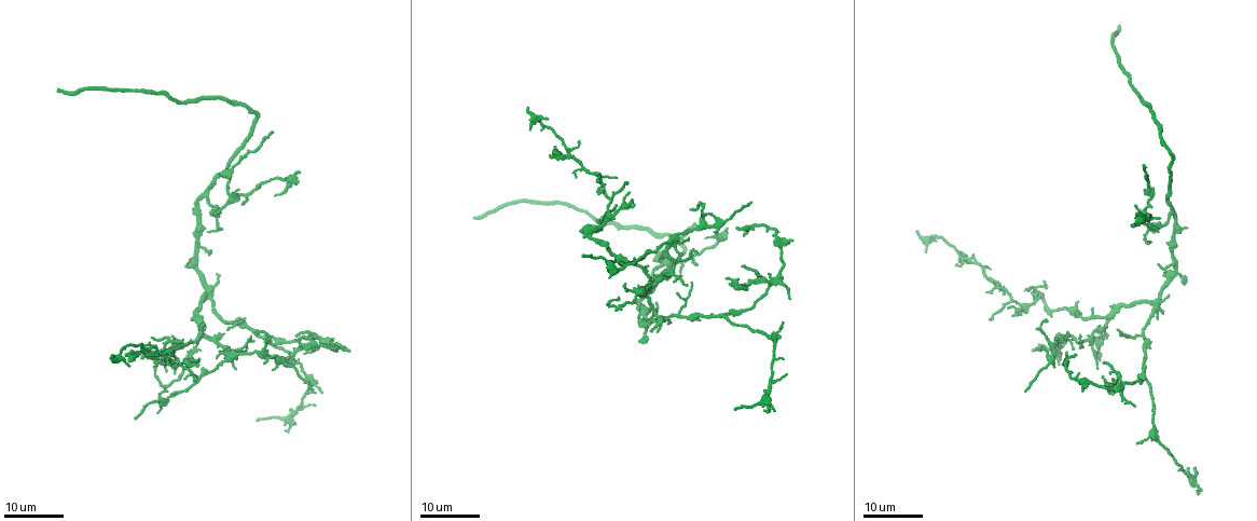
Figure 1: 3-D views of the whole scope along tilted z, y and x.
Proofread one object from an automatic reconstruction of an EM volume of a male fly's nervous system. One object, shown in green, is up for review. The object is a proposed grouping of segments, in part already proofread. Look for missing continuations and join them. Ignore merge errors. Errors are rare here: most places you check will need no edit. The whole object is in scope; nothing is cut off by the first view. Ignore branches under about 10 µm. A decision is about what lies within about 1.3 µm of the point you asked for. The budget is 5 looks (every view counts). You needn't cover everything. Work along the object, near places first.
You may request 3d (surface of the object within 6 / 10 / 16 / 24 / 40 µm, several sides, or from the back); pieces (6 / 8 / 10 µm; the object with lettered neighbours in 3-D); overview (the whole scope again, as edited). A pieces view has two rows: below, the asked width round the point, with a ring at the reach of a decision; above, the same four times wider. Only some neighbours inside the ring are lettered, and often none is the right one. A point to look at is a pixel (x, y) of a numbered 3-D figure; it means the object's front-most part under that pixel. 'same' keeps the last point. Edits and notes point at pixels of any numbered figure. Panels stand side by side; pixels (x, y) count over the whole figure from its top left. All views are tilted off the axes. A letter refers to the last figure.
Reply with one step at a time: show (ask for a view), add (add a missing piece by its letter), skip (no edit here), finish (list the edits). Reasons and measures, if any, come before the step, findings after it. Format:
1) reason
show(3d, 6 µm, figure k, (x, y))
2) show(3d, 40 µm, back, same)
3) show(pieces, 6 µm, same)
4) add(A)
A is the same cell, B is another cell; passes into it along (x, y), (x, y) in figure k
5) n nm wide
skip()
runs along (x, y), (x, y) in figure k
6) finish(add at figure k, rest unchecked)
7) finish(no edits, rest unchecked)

show(3d, 24 µm, figure 1, (656, 330))

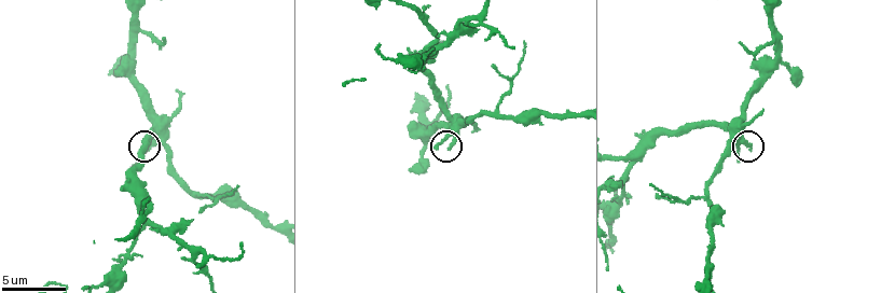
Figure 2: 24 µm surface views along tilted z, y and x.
what lies round it
show(pieces, 8 µm, figure 2, (751, 148))

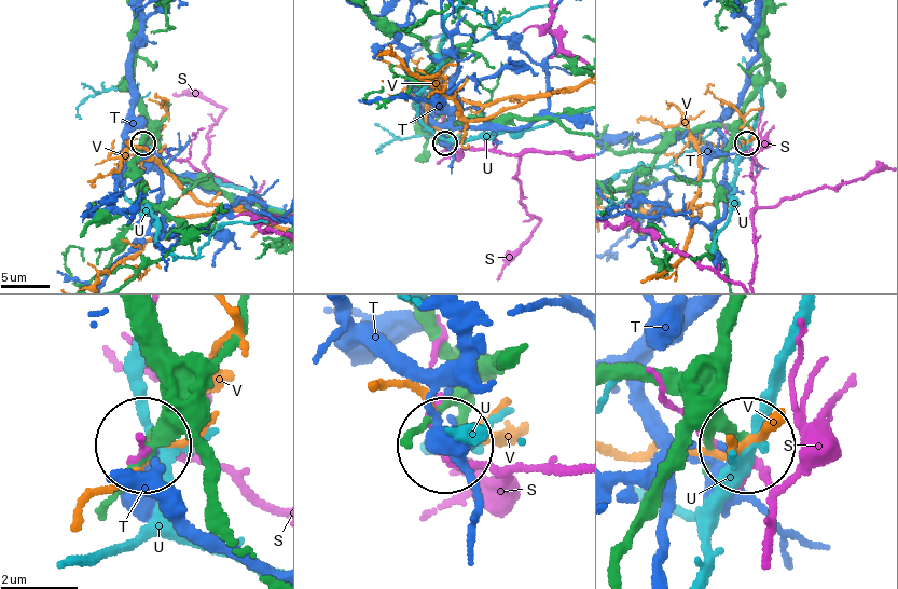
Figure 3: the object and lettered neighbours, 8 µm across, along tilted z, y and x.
skip()
S, T, U and V are other cells; runs along (736, 317), (722, 422), (746, 446) in figure 3; none of them fits

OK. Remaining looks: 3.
end of a long branch
show(3d, 24 µm, figure 1, (473, 218))

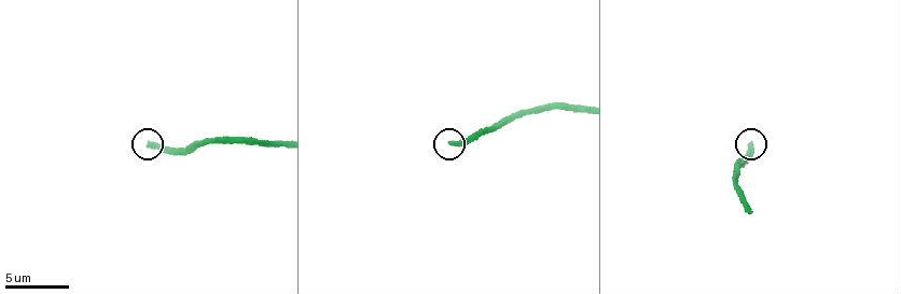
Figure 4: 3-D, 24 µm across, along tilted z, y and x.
what lies round it
show(pieces, 10 µm, figure 4, (751, 144))

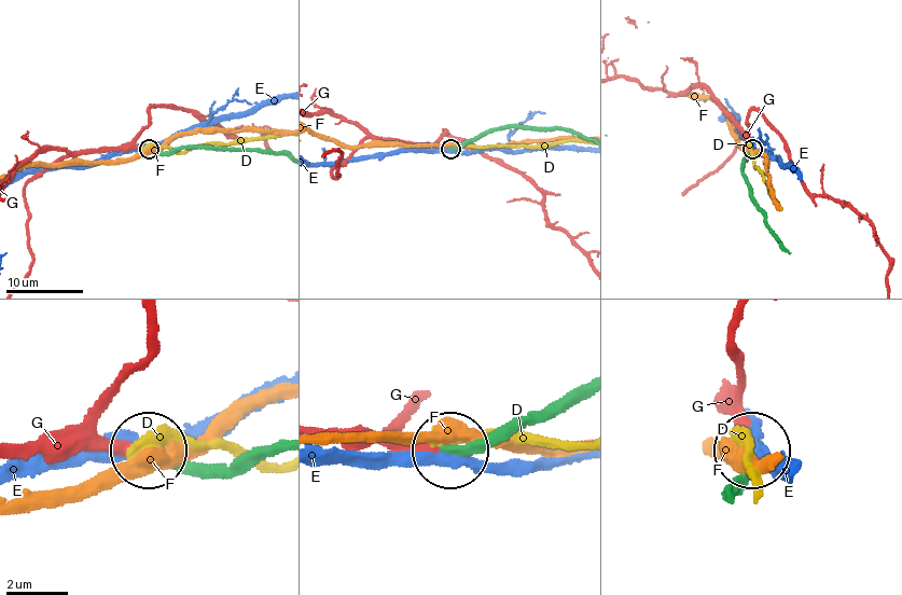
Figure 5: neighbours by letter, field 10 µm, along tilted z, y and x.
add(G)
G is the same cell, D, E and F are other cells; passes into it along (230, 465), (176, 464), (136, 445), (15, 453) in figure 5; it goes on there

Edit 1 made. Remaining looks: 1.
finish(add at figure 5, rest unchecked)

